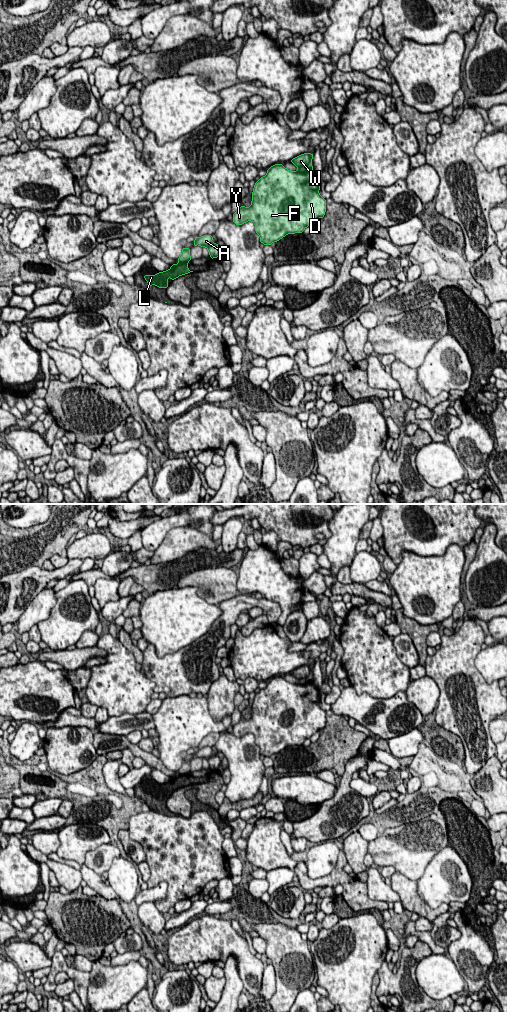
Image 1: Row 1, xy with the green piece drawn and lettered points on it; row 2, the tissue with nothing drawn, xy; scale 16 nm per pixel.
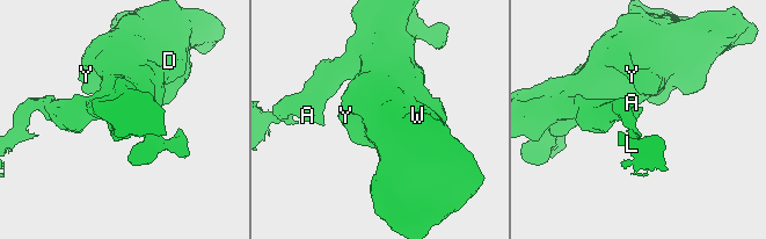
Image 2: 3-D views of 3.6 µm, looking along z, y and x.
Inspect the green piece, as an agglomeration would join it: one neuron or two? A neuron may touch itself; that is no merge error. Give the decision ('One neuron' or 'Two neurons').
Two neurons

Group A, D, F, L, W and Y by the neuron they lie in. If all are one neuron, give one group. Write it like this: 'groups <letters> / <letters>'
groups A D F W Y / L

